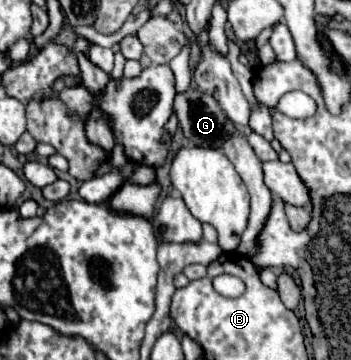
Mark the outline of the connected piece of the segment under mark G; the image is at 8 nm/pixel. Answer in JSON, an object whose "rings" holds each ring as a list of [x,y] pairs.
{"rings":[[[190,88],[184,94],[176,94],[174,112],[192,146],[220,148],[234,132],[234,124],[220,110],[218,102],[204,92]]]}

